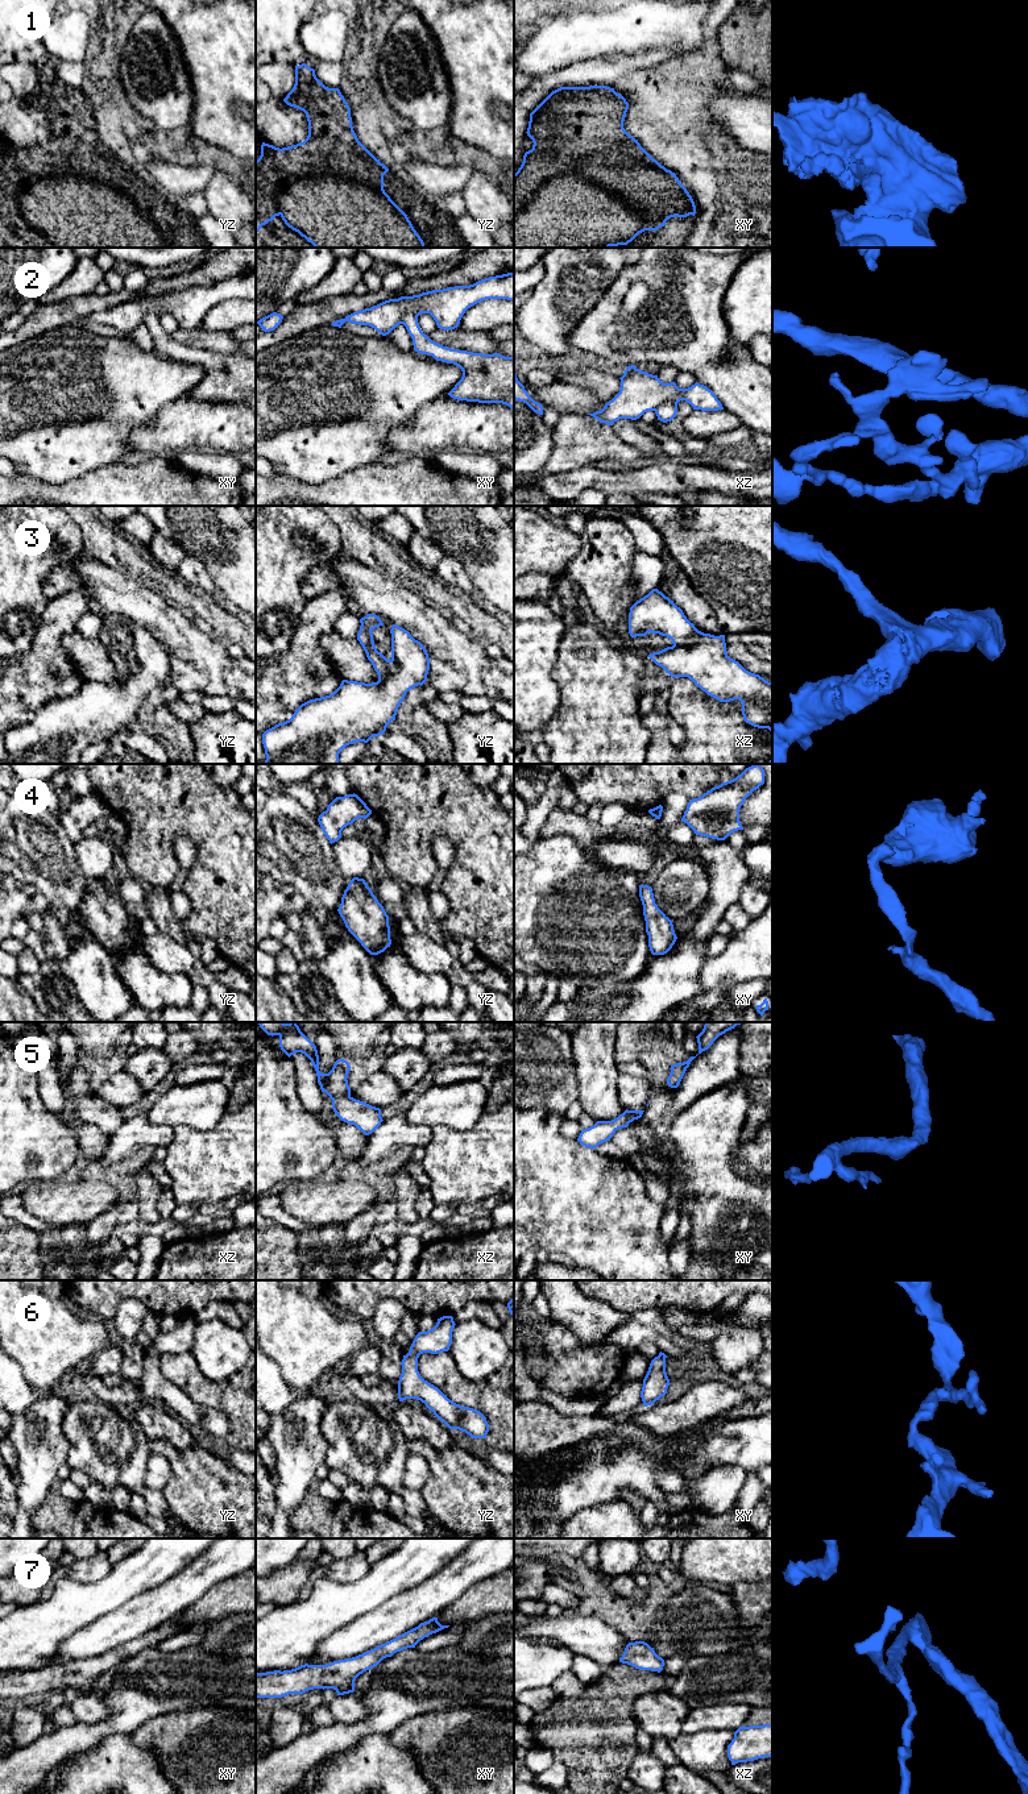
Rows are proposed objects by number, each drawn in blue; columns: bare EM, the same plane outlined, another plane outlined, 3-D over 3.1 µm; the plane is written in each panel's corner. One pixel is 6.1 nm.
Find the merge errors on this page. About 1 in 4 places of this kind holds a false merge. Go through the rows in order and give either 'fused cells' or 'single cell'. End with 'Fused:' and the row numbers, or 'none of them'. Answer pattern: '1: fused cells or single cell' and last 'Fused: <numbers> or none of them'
1: single cell
2: fused cells
3: single cell
4: single cell
5: single cell
6: single cell
7: single cell
Fused: 2

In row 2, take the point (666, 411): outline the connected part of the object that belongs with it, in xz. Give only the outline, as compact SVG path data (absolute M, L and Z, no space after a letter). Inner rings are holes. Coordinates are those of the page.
M664 402L655 408L658 420L667 423L671 421L677 414L677 404L673 402Z

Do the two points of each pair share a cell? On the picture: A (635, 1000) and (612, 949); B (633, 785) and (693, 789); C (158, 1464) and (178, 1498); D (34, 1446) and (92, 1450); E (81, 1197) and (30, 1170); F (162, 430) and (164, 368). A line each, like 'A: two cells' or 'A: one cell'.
A: two cells
B: one cell
C: two cells
D: two cells
E: two cells
F: two cells

